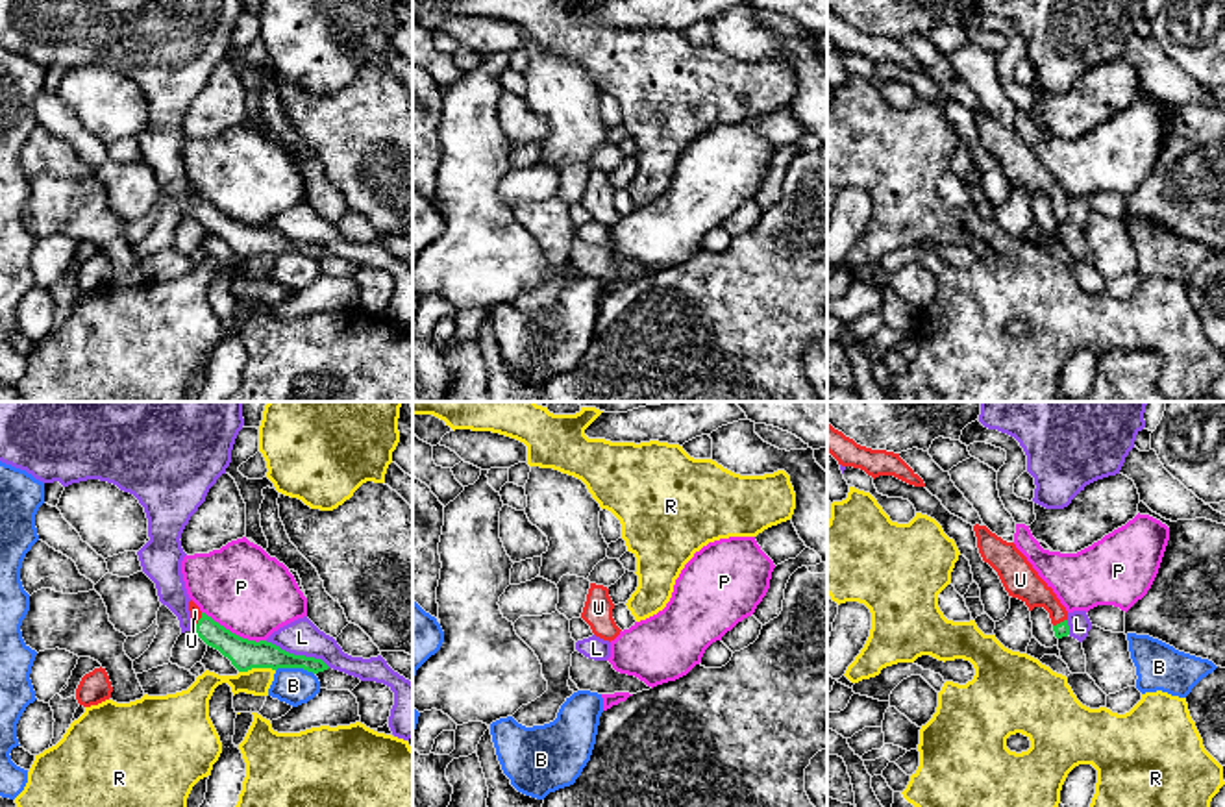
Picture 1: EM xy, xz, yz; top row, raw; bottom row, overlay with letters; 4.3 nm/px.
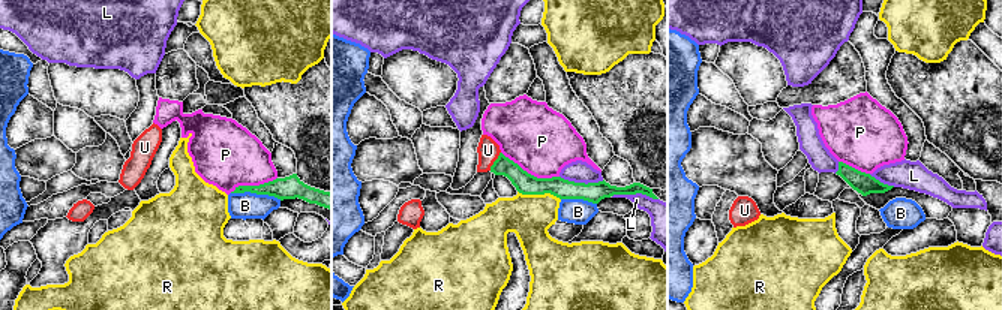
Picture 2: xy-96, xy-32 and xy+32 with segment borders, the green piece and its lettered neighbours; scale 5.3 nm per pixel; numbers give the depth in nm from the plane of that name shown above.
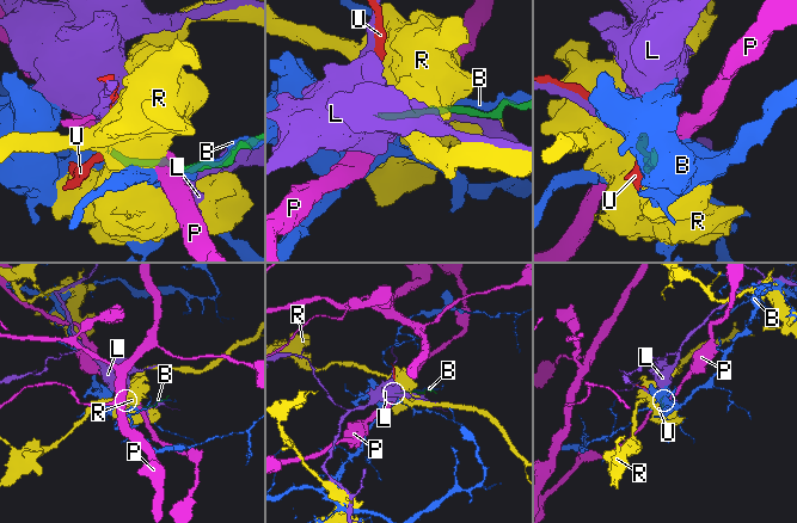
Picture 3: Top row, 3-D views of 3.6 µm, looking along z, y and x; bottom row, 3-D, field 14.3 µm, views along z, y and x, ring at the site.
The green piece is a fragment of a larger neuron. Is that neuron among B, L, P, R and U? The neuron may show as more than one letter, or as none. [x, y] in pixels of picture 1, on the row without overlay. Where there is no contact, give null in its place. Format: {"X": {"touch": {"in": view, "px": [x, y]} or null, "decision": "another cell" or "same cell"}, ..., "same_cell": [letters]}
{"B": {"touch": {"in": "xy", "px": [295, 252]}, "decision": "another cell"}, "L": {"touch": {"in": "xy", "px": [298, 241]}, "decision": "another cell"}, "P": {"touch": {"in": "xy", "px": [234, 219]}, "decision": "another cell"}, "R": {"touch": {"in": "xy", "px": [256, 252]}, "decision": "another cell"}, "U": {"touch": {"in": "xy", "px": [198, 208]}, "decision": "same cell"}, "same_cell": ["U"]}

